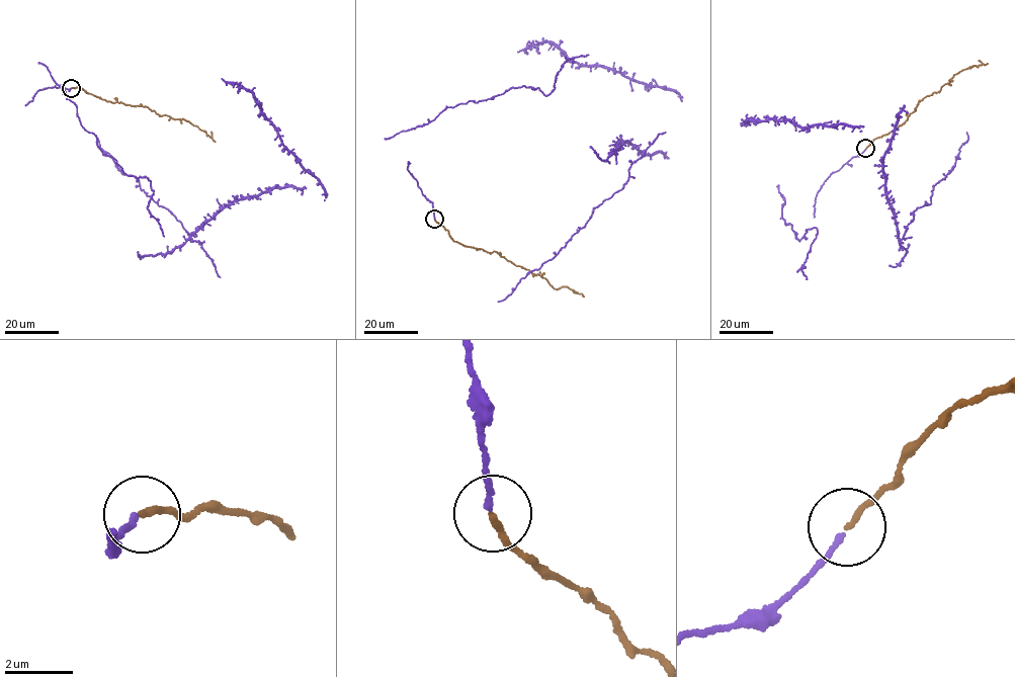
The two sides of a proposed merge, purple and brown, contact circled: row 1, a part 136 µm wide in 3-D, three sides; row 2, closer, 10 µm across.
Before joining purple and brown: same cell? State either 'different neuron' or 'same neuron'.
same neuron

